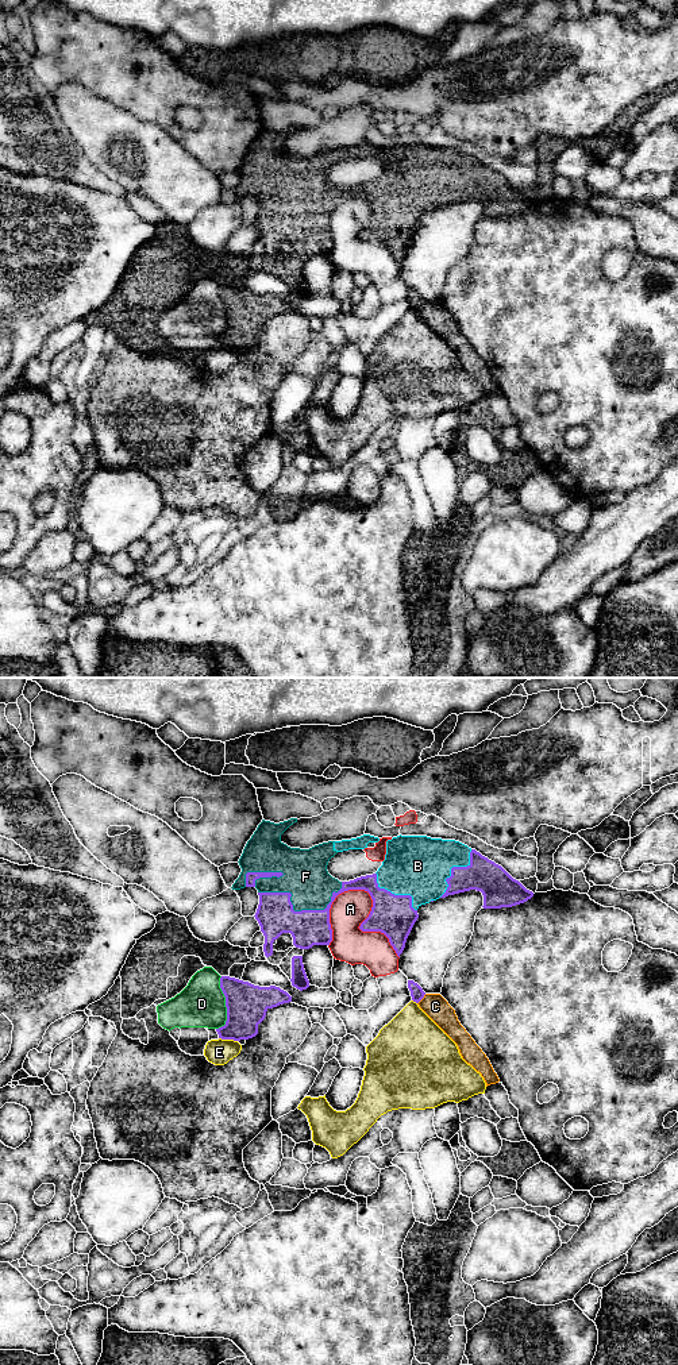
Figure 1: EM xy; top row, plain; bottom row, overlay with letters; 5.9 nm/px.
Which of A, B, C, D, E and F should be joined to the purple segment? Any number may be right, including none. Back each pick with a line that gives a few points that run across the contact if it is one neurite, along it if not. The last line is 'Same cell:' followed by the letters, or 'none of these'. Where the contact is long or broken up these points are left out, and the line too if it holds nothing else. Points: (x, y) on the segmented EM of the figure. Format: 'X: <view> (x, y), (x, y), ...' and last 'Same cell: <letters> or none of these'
C: xy (416, 991), (422, 998), (435, 1006)
Same cell: B, C, F

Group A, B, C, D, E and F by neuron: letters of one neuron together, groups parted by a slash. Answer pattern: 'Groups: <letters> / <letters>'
Groups: A / B C F / D / E

